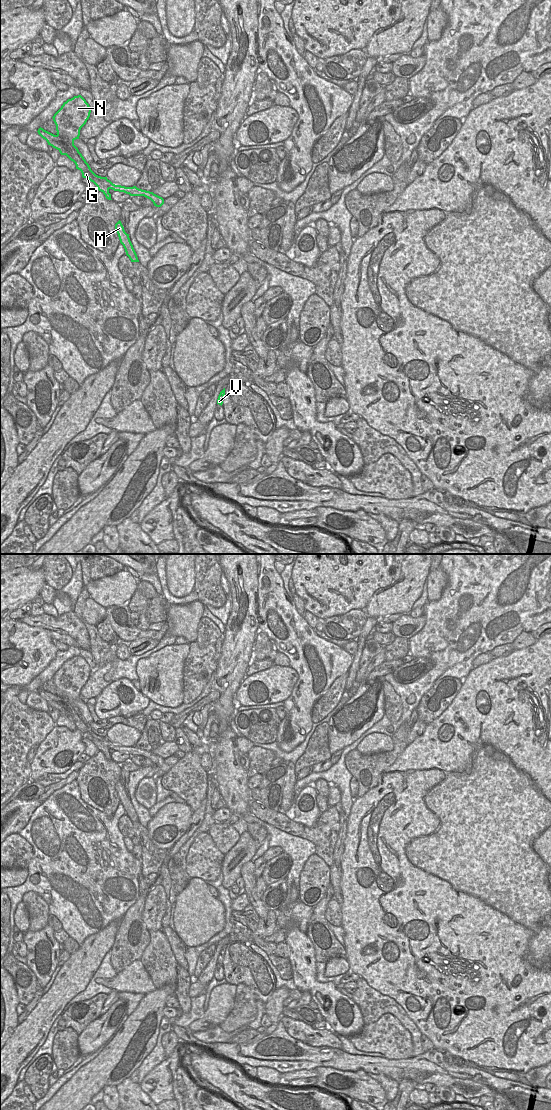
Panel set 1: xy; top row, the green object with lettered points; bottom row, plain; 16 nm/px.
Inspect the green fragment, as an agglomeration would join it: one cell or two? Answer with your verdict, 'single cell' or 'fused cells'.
fused cells

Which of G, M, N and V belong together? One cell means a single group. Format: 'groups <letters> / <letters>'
groups G / M N V

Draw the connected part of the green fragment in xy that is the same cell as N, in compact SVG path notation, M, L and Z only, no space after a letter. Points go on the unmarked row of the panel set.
M81 655L68 659L52 677L57 696L67 698L73 705L79 699L80 690L89 679L90 673L89 664Z

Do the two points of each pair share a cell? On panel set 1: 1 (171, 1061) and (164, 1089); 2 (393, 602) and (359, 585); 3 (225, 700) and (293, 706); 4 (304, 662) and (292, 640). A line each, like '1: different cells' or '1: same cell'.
1: same cell
2: different cells
3: different cells
4: same cell

